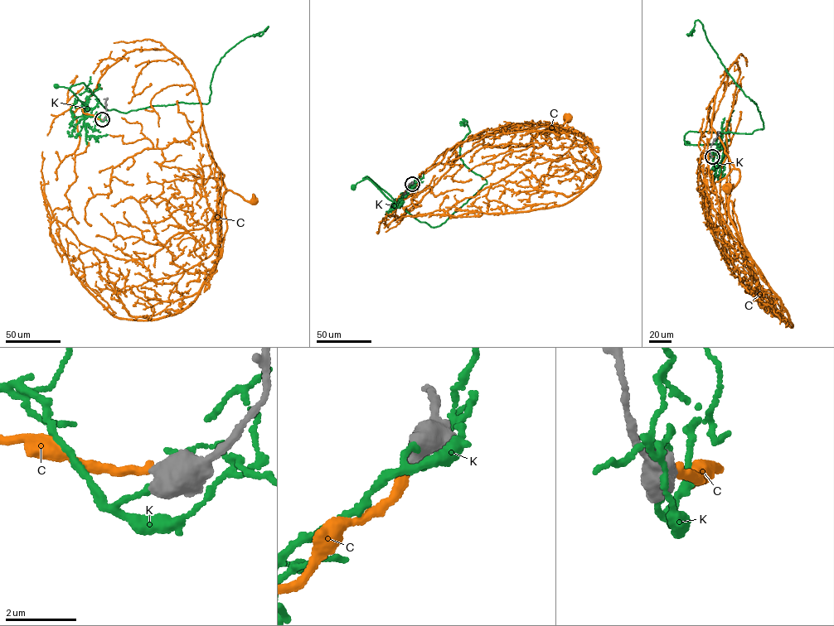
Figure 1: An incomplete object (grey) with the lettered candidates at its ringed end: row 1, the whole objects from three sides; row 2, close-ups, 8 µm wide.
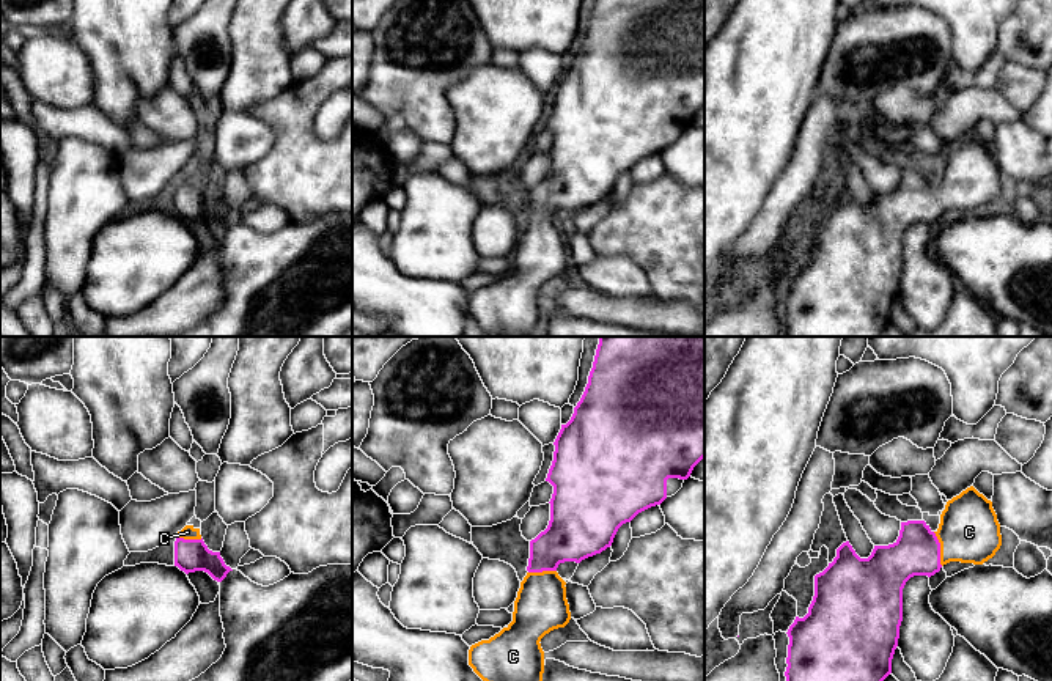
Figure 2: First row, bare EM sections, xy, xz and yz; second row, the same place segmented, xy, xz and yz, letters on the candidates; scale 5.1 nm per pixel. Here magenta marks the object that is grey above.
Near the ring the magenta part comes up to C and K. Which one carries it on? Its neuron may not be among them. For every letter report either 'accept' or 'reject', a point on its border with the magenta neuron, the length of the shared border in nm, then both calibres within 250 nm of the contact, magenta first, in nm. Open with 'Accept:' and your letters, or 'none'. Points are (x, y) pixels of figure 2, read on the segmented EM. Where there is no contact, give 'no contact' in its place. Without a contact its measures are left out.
Accept: C
C: accept; meets magenta in yz at (939, 549); contact 180 nm long; 240 nm thick on the magenta side, 320 nm on the other
K: reject; no contact

